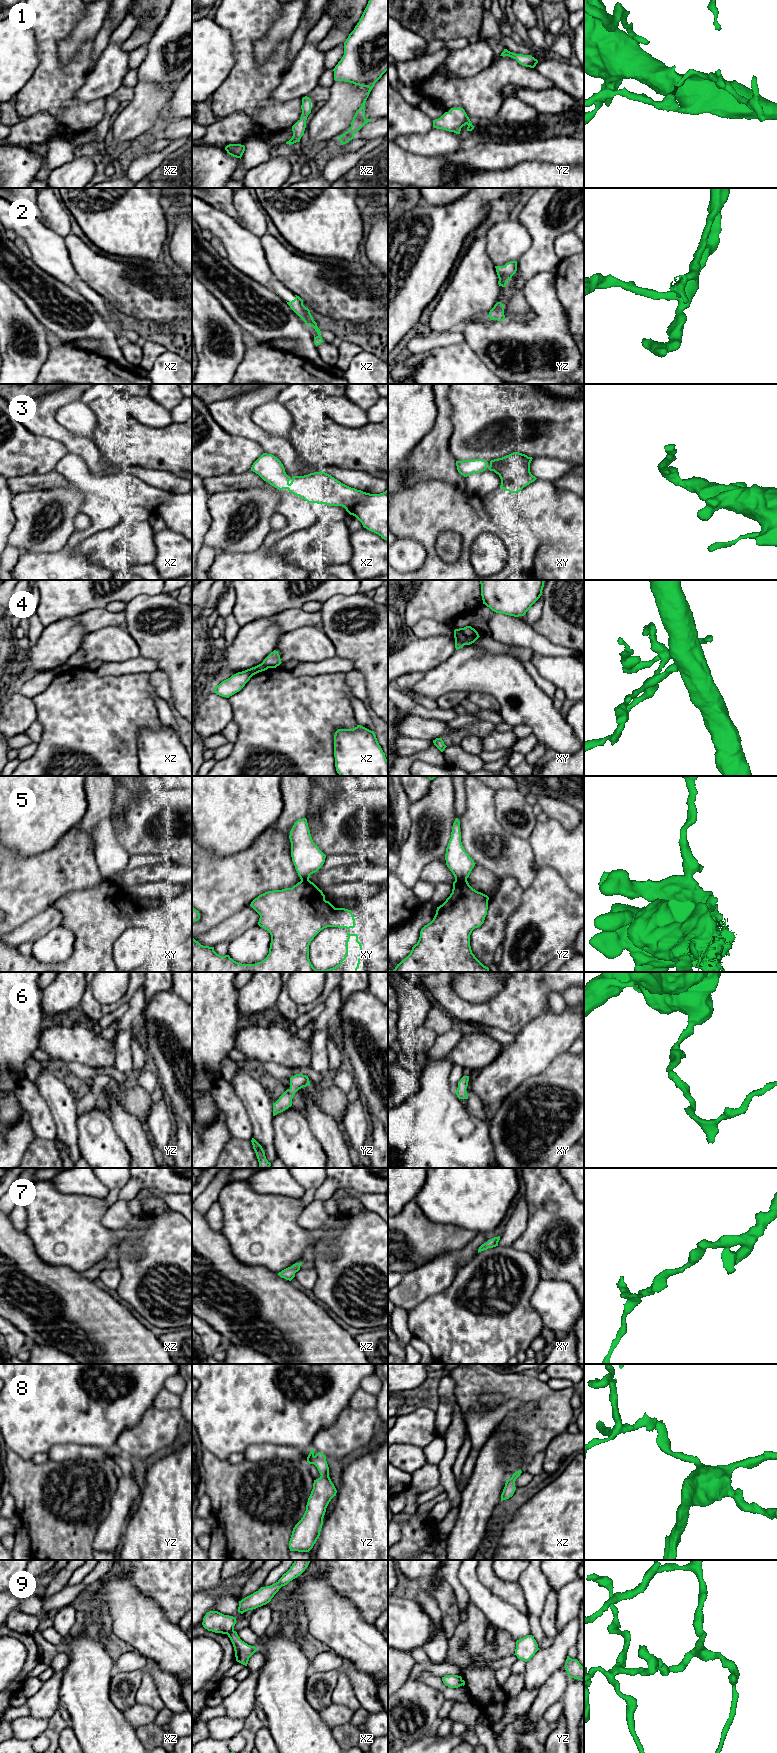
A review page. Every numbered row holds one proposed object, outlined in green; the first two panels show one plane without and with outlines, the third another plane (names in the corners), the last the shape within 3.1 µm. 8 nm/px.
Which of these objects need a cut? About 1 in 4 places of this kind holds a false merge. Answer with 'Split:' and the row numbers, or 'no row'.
Split: 4, 5, 9

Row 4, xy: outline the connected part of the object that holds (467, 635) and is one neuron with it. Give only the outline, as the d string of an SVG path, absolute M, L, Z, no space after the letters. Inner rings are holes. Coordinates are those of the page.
M471 626L455 629L454 636L465 645L474 643L480 637L478 632Z

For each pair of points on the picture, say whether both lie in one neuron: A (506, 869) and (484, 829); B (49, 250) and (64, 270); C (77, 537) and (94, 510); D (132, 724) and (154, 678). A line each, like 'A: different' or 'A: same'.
A: same
B: same
C: same
D: different

